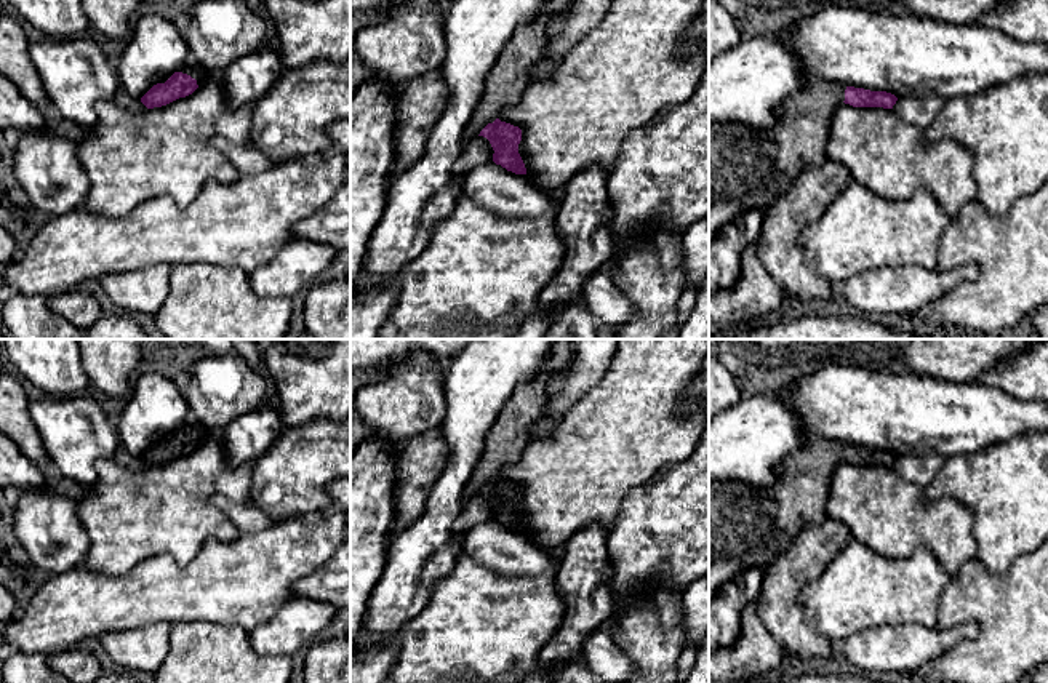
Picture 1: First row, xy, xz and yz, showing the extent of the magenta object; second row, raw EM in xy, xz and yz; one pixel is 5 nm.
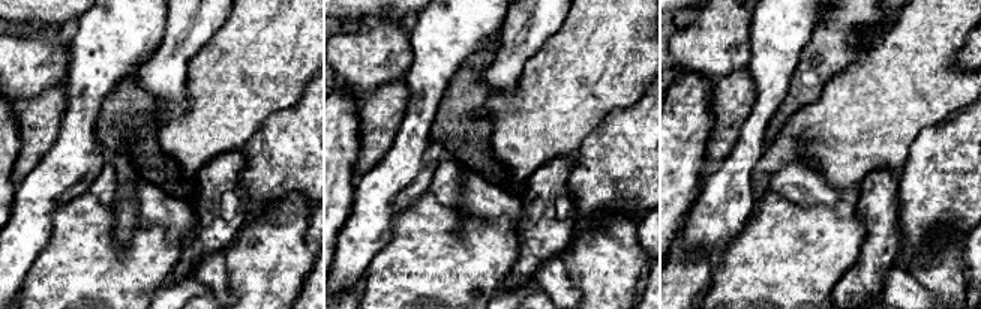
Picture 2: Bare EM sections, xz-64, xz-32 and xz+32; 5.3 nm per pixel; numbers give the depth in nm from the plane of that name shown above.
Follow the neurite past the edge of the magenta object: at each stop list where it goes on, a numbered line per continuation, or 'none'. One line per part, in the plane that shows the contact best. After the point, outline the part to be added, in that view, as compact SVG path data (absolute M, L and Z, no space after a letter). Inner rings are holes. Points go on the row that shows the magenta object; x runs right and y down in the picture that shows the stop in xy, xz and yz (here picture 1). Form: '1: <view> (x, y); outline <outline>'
1: xy (196, 71); outline M184 64L181 69L178 69L176 72L182 72L190 75L192 78L197 80L197 85L202 86L203 83L206 83L213 74L210 74L203 66L200 64Z
2: xz (506, 82); outline M544 0L533 21L520 26L486 75L485 90L462 133L474 141L499 114L520 102L533 66L547 54L547 22L558 11L570 8L570 0Z

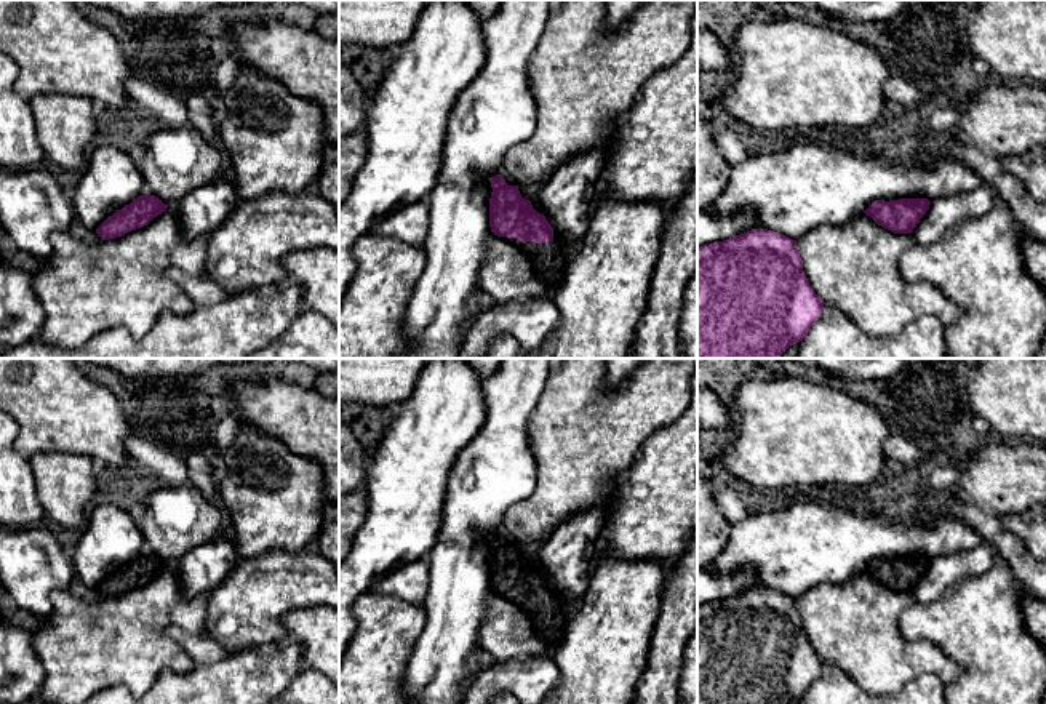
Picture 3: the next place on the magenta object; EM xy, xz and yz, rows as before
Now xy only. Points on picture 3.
none

